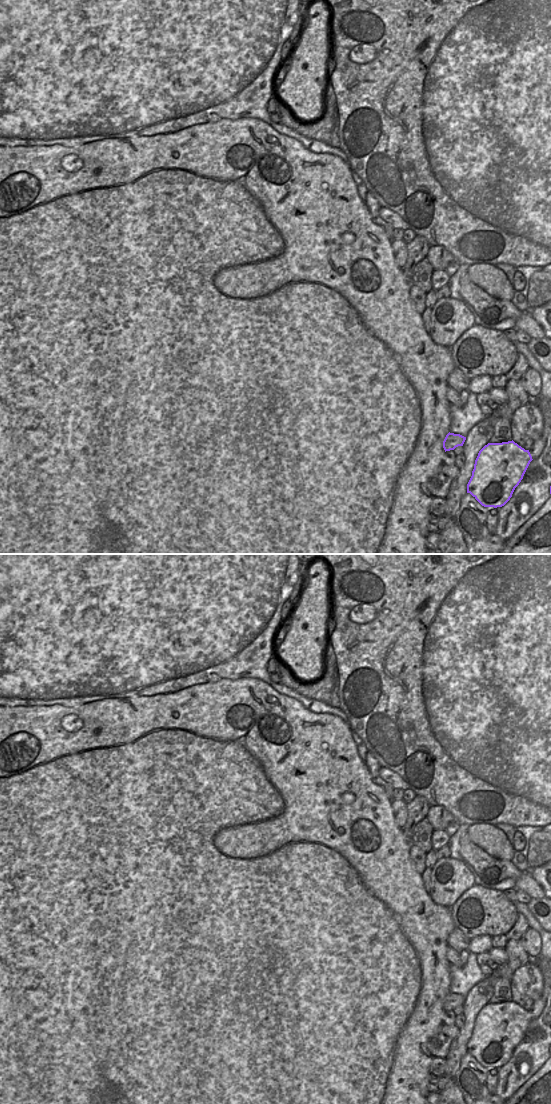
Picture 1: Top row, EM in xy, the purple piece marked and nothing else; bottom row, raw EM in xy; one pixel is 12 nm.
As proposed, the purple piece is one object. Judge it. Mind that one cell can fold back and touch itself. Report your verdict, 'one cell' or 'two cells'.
one cell

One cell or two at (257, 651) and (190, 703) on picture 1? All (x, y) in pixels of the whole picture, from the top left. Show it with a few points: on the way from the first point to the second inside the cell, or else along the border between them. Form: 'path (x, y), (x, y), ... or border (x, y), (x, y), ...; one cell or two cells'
border (242, 678), (223, 678), (196, 685); two cells

